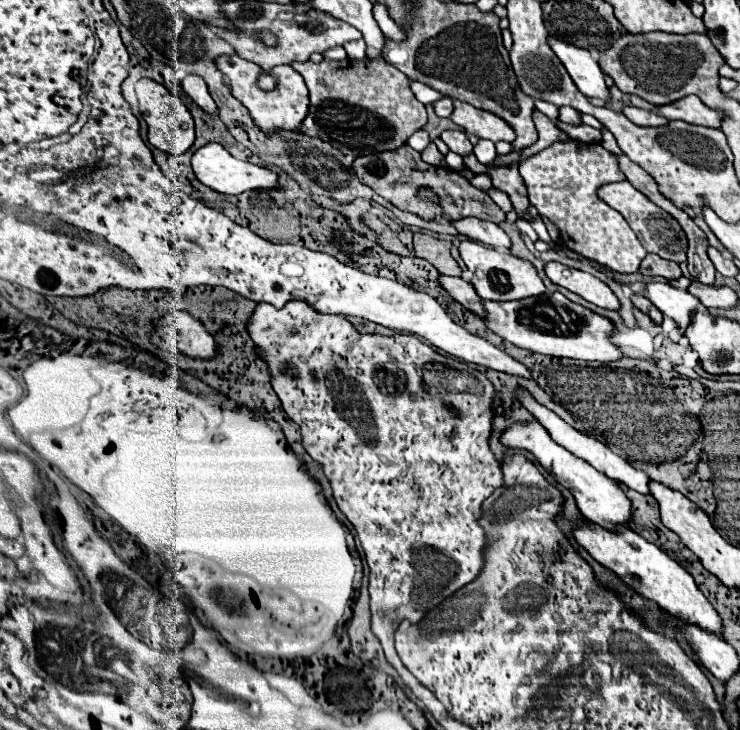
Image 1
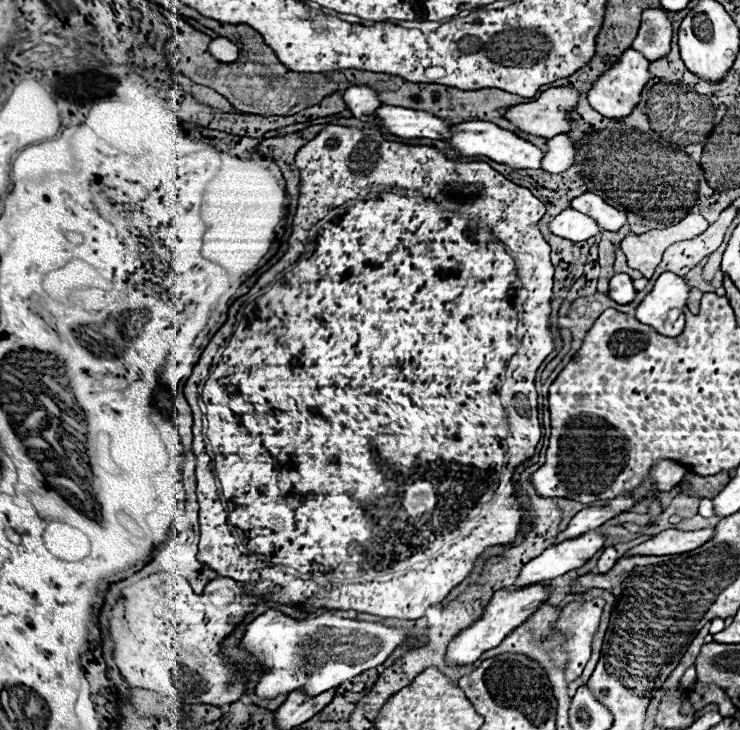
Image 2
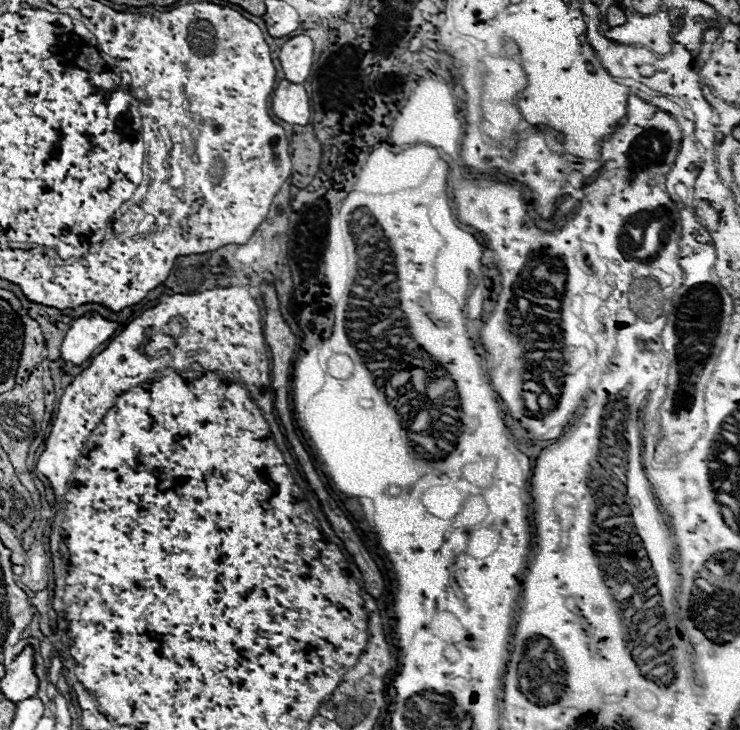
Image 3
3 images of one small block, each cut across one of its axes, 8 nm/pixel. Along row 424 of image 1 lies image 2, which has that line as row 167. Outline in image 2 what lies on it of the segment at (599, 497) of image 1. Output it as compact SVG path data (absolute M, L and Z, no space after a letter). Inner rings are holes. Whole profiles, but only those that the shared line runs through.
M474 120L474 122L462 122L462 124L456 124L452 128L452 138L446 140L452 150L458 154L458 156L488 156L492 158L494 162L498 164L506 164L514 170L524 170L524 168L532 168L532 170L538 170L540 168L540 160L544 158L544 152L534 146L532 142L516 136L514 132L510 130L504 130L492 122L482 122L482 120Z

